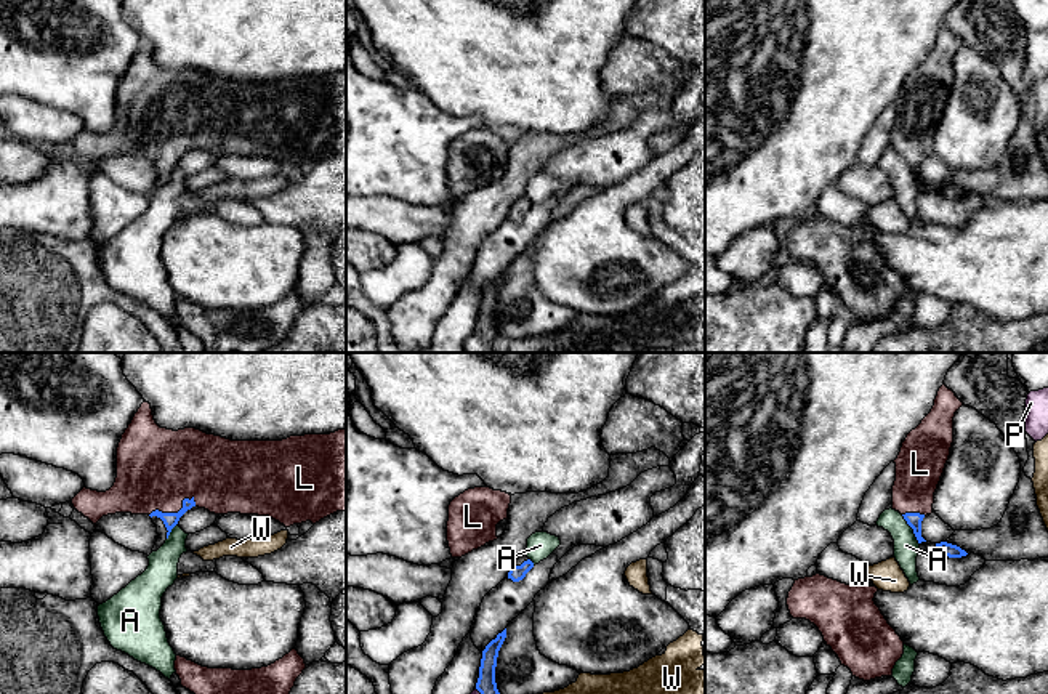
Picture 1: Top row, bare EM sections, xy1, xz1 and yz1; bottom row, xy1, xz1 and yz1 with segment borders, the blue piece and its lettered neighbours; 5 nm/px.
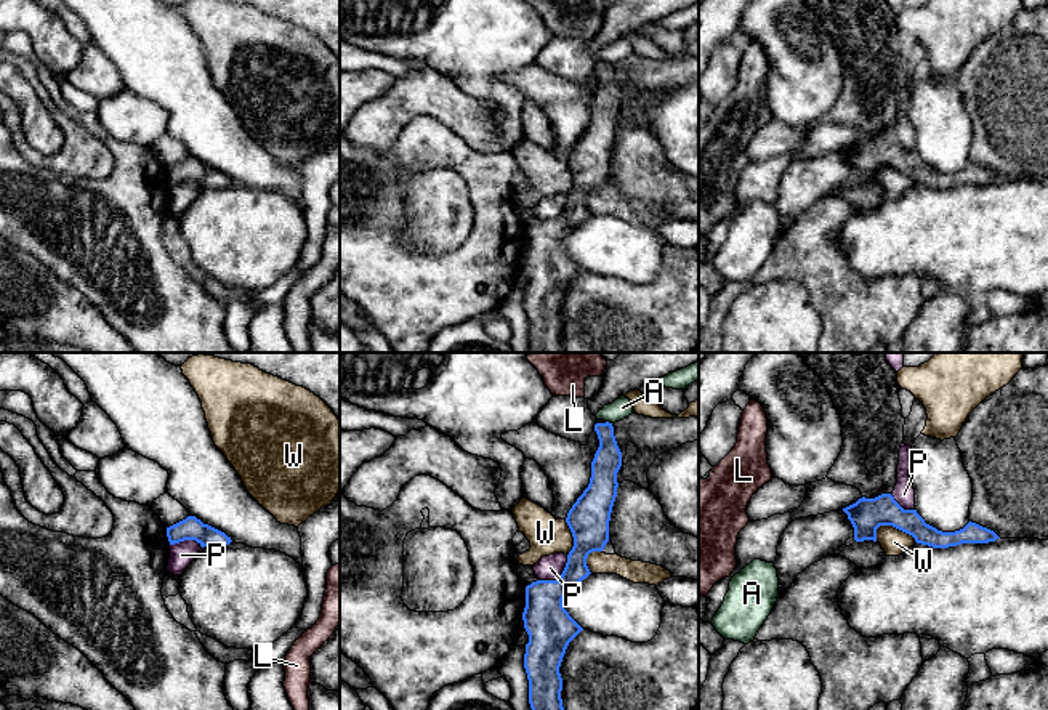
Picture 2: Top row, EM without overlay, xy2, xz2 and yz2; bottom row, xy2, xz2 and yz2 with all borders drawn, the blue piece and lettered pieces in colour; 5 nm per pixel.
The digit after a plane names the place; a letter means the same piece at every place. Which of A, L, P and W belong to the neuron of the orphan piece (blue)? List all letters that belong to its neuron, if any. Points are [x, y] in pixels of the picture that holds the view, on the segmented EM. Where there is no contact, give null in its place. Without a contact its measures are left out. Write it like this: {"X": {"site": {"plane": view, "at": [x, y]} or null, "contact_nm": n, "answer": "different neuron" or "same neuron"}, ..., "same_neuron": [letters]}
{"A": {"site": {"plane": "yz1", "at": [912, 528]}, "contact_nm": 180, "answer": "different neuron"}, "L": {"site": {"plane": "xy1", "at": [173, 513]}, "contact_nm": 240, "answer": "same neuron"}, "P": {"site": {"plane": "xz2", "at": [561, 576]}, "contact_nm": 200, "answer": "different neuron"}, "W": {"site": {"plane": "yz2", "at": [896, 528]}, "contact_nm": 220, "answer": "different neuron"}, "same_neuron": ["L"]}

